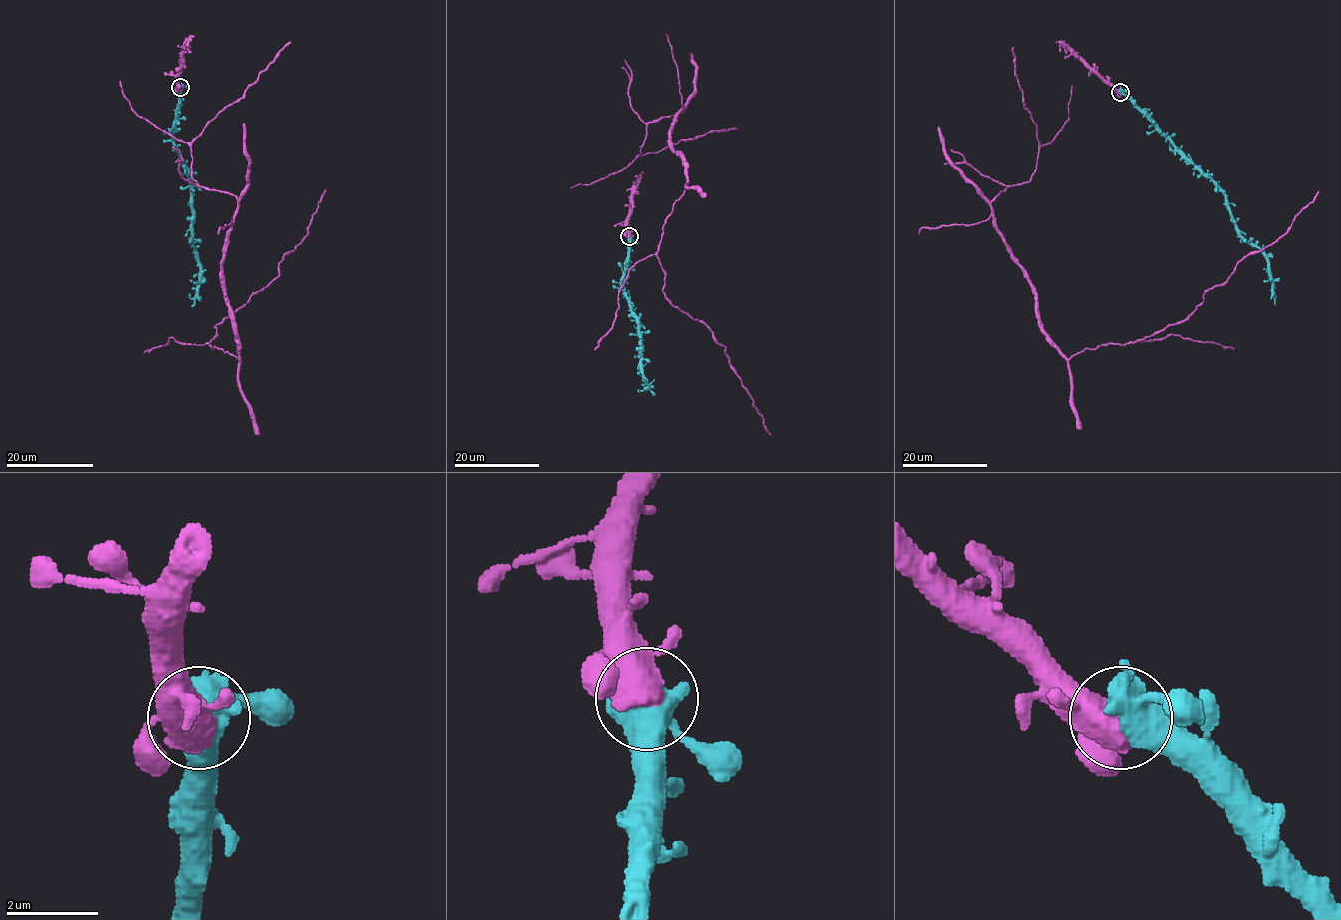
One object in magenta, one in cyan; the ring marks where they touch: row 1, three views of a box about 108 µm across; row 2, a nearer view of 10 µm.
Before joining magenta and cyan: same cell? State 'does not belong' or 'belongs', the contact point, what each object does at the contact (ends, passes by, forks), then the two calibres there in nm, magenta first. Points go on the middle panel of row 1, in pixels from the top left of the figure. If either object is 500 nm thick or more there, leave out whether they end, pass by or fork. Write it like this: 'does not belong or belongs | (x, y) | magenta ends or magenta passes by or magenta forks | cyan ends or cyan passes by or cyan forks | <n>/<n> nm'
belongs | (629, 236) | 550/500 nm

